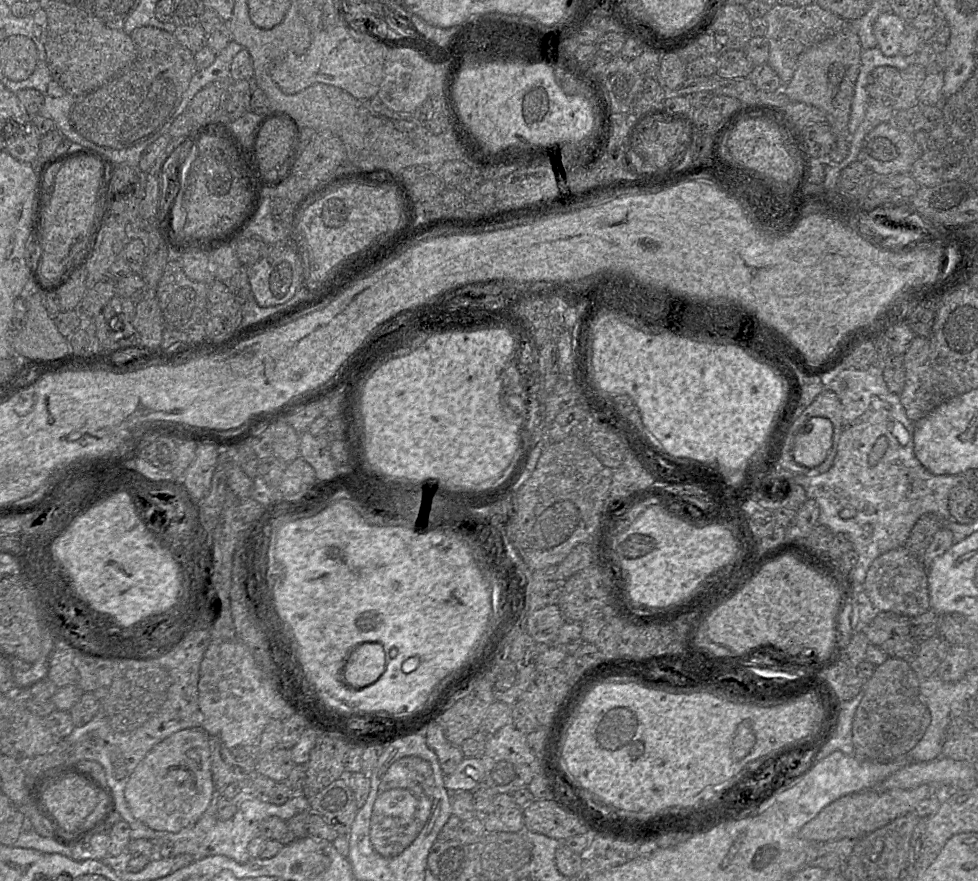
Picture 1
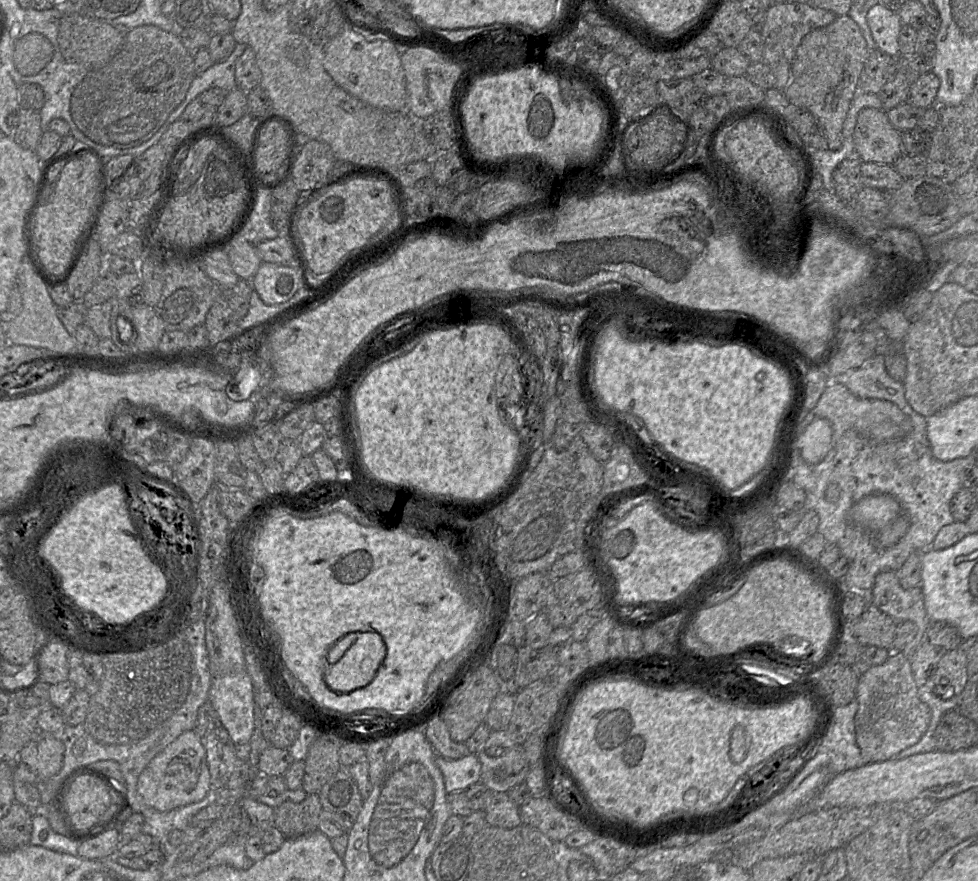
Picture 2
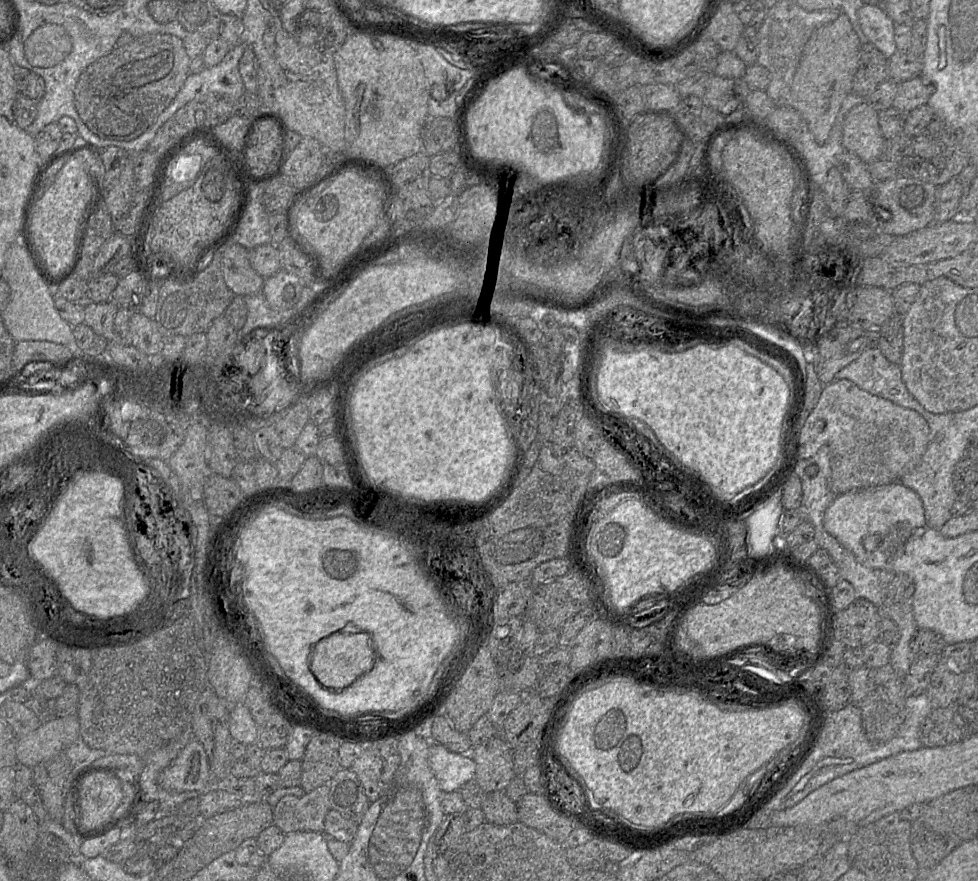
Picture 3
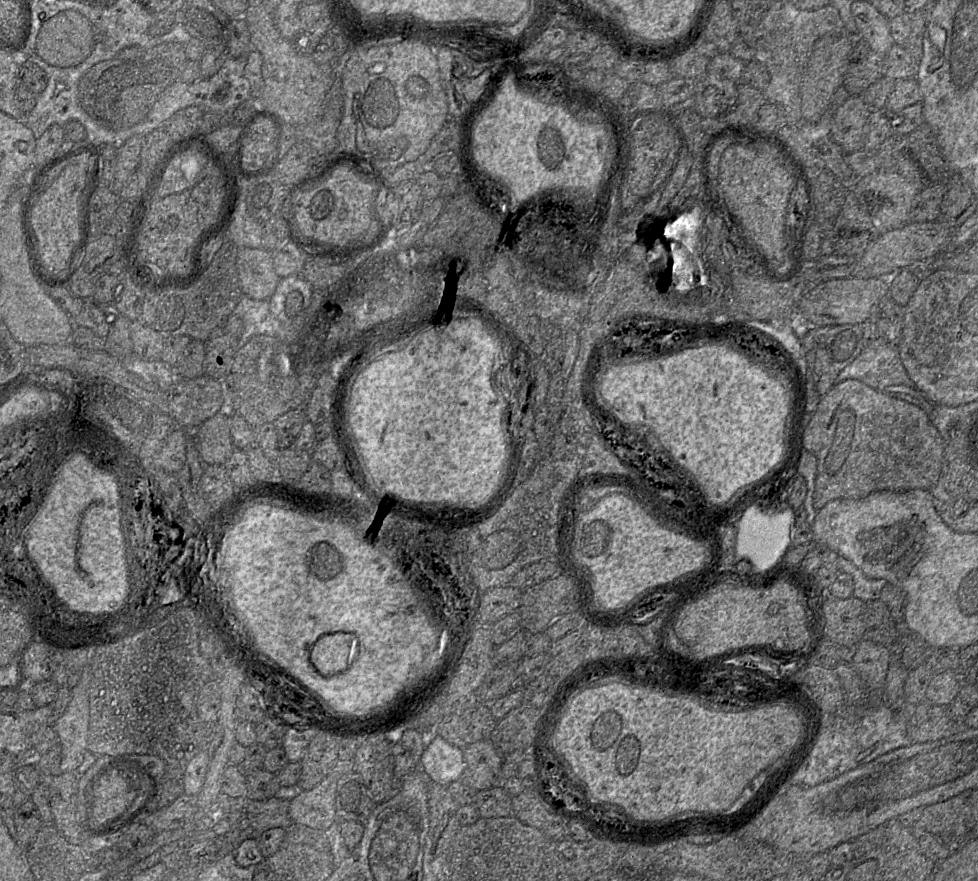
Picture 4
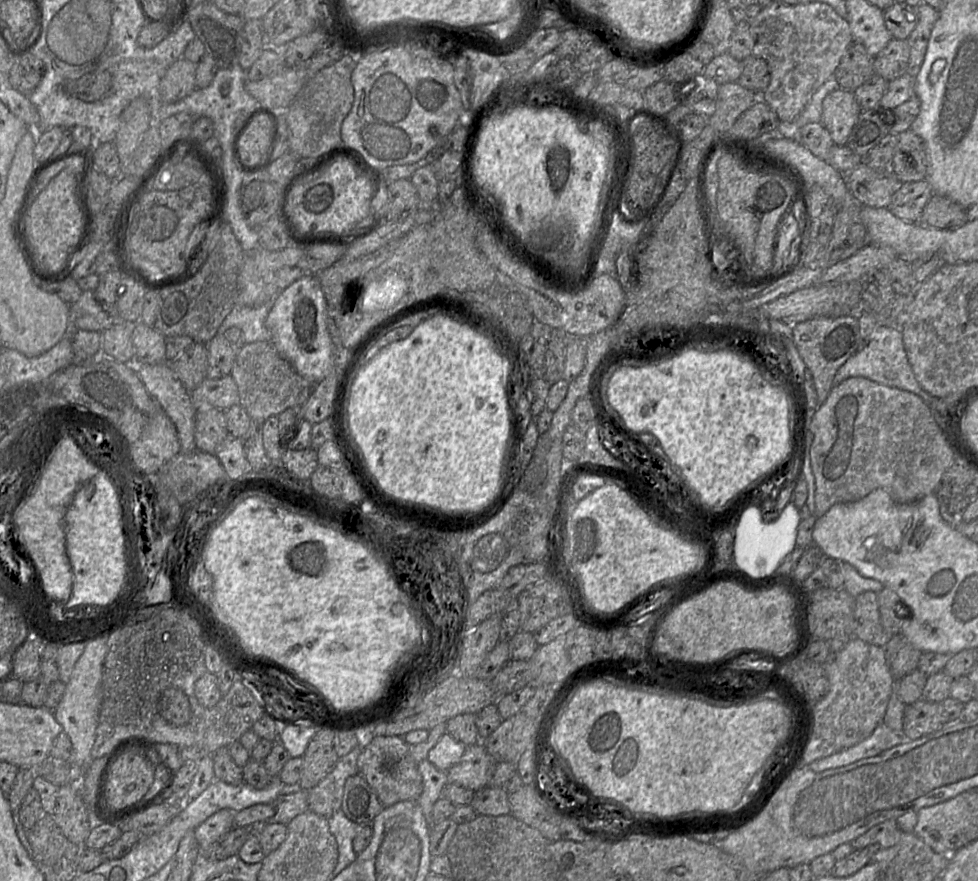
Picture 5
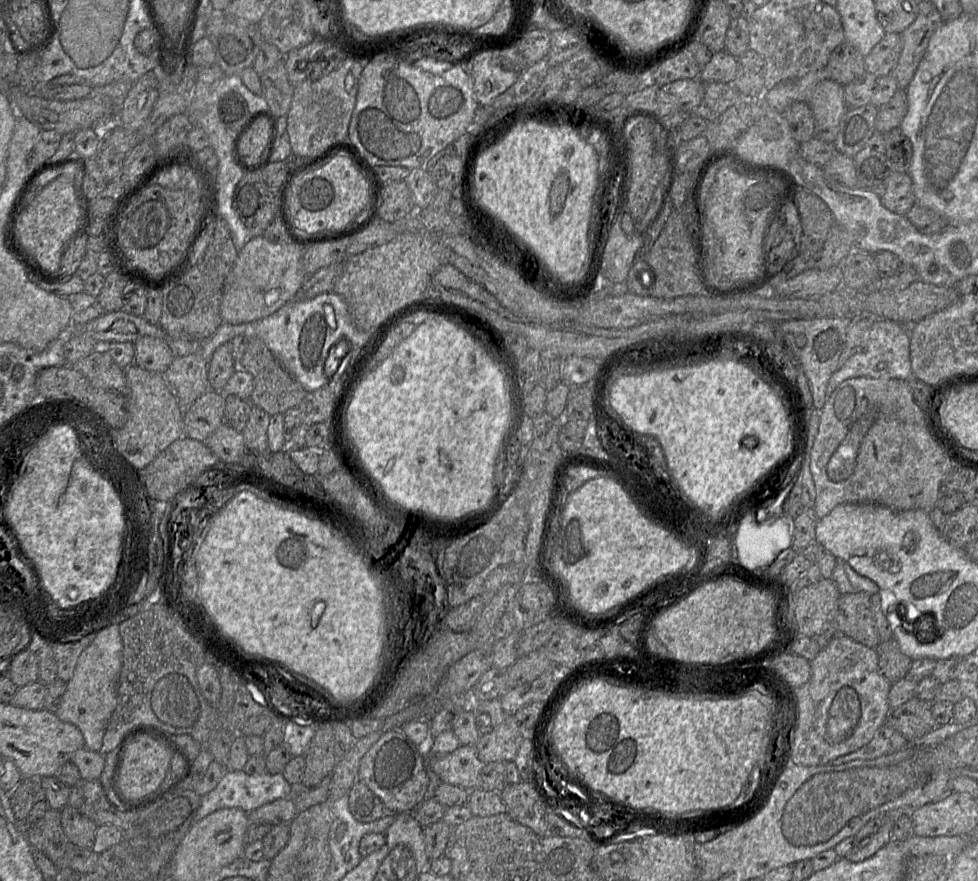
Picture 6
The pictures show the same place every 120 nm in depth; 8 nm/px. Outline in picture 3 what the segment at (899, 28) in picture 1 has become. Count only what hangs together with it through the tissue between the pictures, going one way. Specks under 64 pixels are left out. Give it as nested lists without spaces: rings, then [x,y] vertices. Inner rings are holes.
[[[863,4],[858,10],[861,29],[870,42],[872,42],[887,58],[896,51],[894,39],[894,21],[887,15],[882,6]]]

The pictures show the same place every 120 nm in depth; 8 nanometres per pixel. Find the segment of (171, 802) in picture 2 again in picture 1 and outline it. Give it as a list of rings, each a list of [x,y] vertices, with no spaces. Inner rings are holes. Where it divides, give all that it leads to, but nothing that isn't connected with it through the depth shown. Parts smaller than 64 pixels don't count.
[[[188,728],[168,736],[146,754],[130,775],[124,797],[135,819],[153,830],[177,833],[200,819],[214,792],[210,736],[201,728]]]

